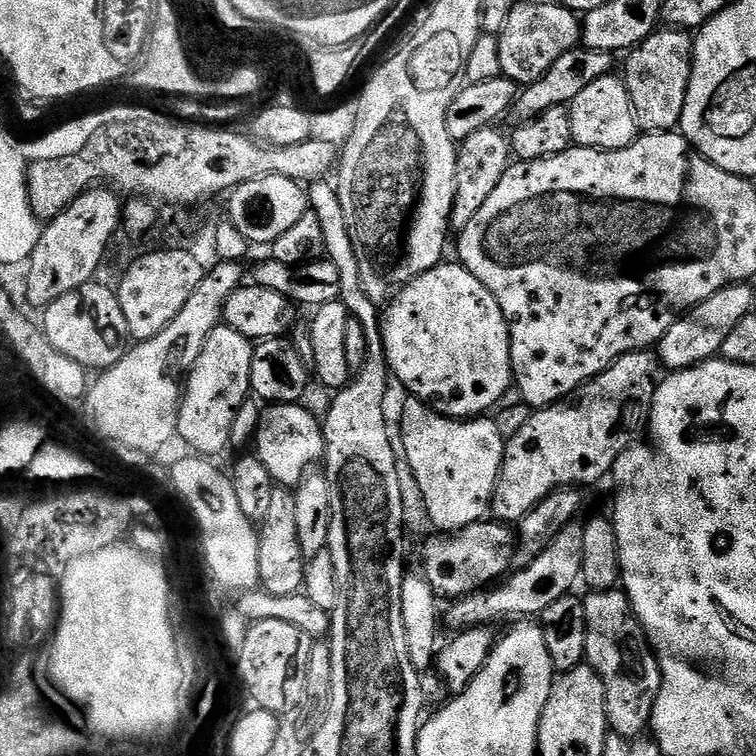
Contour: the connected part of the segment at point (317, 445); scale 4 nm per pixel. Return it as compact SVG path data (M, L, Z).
M303 403L272 404L265 407L260 414L260 425L256 428L254 437L254 454L266 466L273 485L295 489L303 476L313 471L314 466L319 465L324 458L324 430L318 416L304 409Z

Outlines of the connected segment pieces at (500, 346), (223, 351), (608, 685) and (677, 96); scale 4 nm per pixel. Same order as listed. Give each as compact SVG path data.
M441 262L435 268L426 270L426 274L422 274L418 278L414 278L410 283L404 285L395 296L392 297L390 303L382 312L382 327L380 333L384 339L384 356L388 359L389 373L408 391L409 397L421 400L423 404L428 405L433 412L438 412L442 416L450 416L453 418L476 418L487 408L495 409L501 403L500 399L507 394L508 388L513 387L512 379L512 355L510 354L510 334L508 333L508 323L502 314L502 310L498 306L498 302L494 298L494 294L490 294L490 290L486 290L486 286L482 286L482 282L478 282L478 278L474 278L474 274L470 274L470 270L466 270L463 264L459 262Z
M227 326L215 328L210 338L206 338L206 346L202 354L198 354L198 362L194 362L186 377L176 423L178 435L185 440L193 453L212 458L215 457L215 452L229 447L230 426L234 422L234 414L250 396L253 347L253 341Z
M623 590L589 591L583 597L586 626L586 663L598 674L604 687L604 710L608 727L615 735L637 738L645 735L652 718L652 707L660 689L660 667L644 629L641 628L628 595Z
M664 26L650 33L641 44L627 53L628 61L624 64L622 79L628 91L637 129L641 133L679 129L692 73L693 43L691 31Z

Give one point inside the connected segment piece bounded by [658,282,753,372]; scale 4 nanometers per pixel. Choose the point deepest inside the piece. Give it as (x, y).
(697, 335)

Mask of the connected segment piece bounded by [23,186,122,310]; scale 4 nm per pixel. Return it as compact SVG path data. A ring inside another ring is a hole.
M93 186L86 189L62 214L47 221L40 229L38 246L34 246L26 261L28 281L23 299L37 310L48 308L62 294L78 290L84 284L93 283L96 271L108 252L108 243L122 228L122 200L107 186Z

